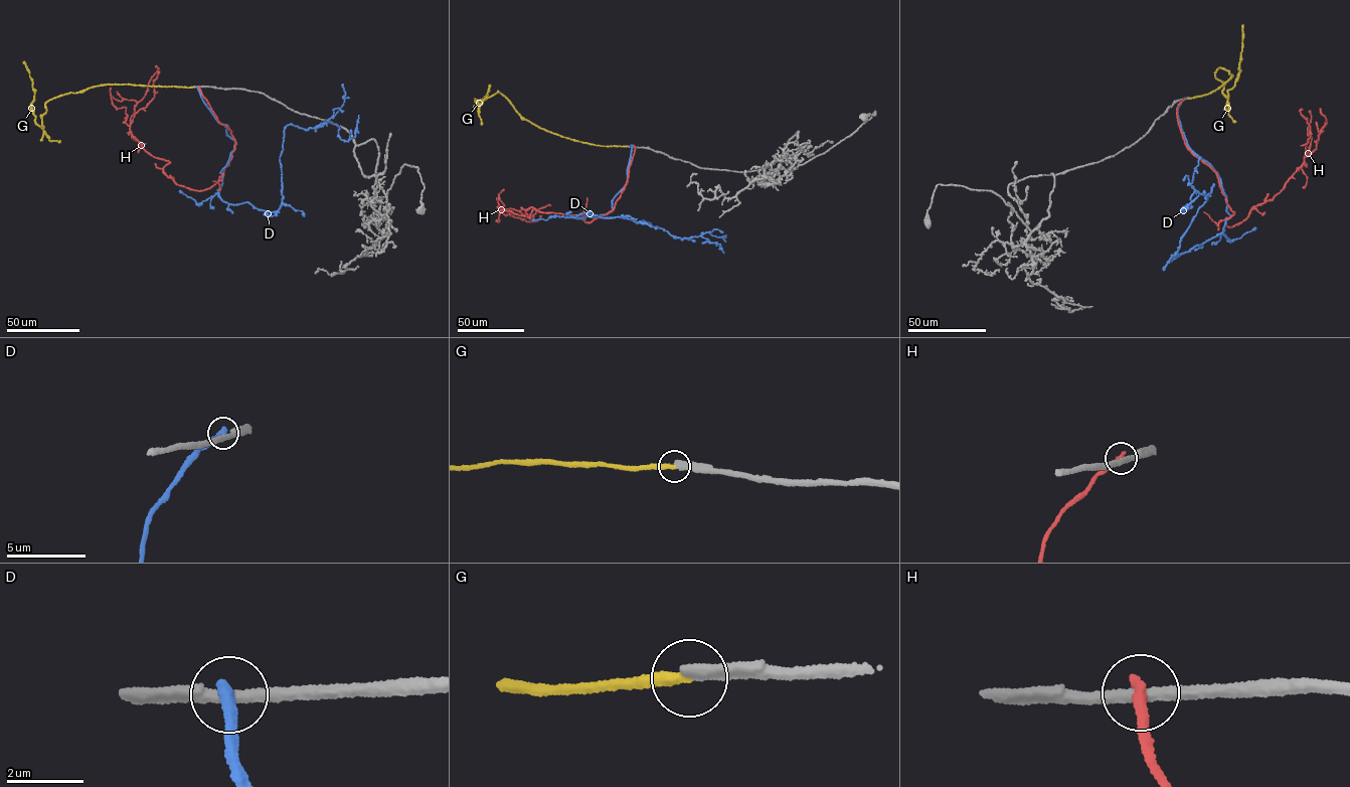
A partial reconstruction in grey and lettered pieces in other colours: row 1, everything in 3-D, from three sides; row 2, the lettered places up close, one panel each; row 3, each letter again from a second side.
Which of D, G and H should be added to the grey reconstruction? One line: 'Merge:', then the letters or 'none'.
Merge: G

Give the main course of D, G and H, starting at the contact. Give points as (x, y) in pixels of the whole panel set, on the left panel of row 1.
D: (197, 87), (235, 141), (222, 200), (272, 212), (285, 127), (331, 123), (348, 141), (358, 115)
G: (194, 87), (113, 84), (90, 87), (45, 103), (41, 127), (35, 124), (31, 104), (34, 91), (23, 61)
H: (199, 87), (235, 144), (222, 175), (199, 190), (167, 177), (170, 162), (148, 153), (130, 130), (155, 65)

